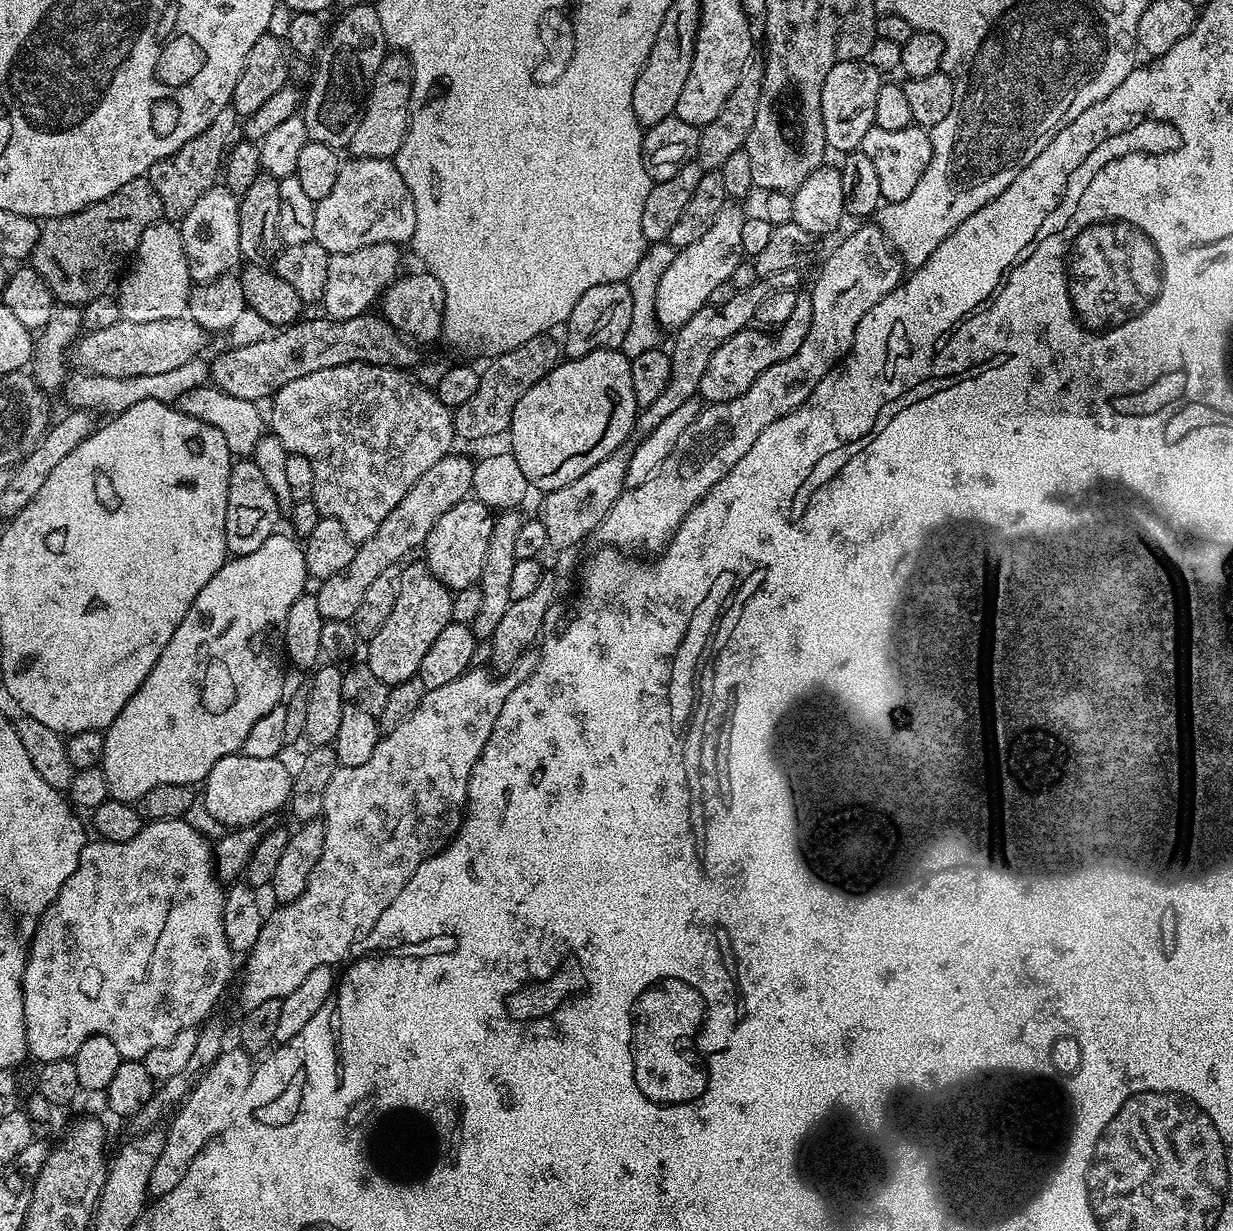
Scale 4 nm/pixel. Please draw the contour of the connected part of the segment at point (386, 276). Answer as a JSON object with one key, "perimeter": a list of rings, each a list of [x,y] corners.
{"perimeter":[[[378,242],[362,246],[362,250],[350,250],[350,254],[329,255],[326,290],[322,307],[334,320],[358,318],[369,311],[372,303],[381,299],[382,293],[397,279],[401,249],[390,242]]]}

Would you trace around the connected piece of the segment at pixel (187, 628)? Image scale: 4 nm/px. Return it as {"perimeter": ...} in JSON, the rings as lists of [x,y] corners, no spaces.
{"perimeter":[[[280,535],[266,538],[254,554],[225,560],[218,574],[194,598],[190,614],[182,618],[182,626],[166,642],[166,650],[154,662],[154,670],[146,674],[146,682],[138,686],[134,698],[122,706],[122,714],[104,732],[102,767],[111,799],[135,802],[146,790],[154,790],[159,784],[199,785],[205,781],[211,762],[239,753],[254,722],[281,703],[285,695],[286,614],[293,599],[301,595],[300,580],[307,581],[309,574],[301,545],[291,535]]]}

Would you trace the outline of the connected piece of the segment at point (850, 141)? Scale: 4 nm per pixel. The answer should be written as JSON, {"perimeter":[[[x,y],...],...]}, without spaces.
{"perimeter":[[[853,58],[846,62],[838,62],[830,74],[826,74],[826,82],[822,82],[822,126],[826,134],[826,142],[831,151],[847,154],[859,149],[862,138],[866,138],[866,130],[874,126],[874,102],[878,98],[878,90],[882,83],[882,73],[868,64],[867,59]]]}

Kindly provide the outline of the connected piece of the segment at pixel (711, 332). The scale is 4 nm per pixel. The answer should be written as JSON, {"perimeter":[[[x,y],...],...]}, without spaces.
{"perimeter":[[[799,268],[778,270],[769,276],[761,276],[754,286],[750,286],[750,290],[736,292],[734,298],[722,302],[722,306],[705,304],[702,310],[698,310],[698,314],[694,314],[694,318],[690,318],[690,322],[675,329],[676,341],[673,342],[672,348],[670,347],[670,382],[666,382],[666,390],[655,402],[639,409],[635,431],[646,434],[654,430],[654,426],[659,426],[668,415],[674,414],[674,410],[678,410],[682,402],[693,399],[700,391],[702,374],[706,374],[706,365],[710,363],[710,358],[714,358],[714,350],[718,350],[718,346],[722,346],[722,342],[726,342],[734,334],[745,331],[755,321],[758,305],[762,303],[762,298],[766,298],[766,294],[774,294],[774,290],[779,288],[799,289],[800,276],[802,272]]]}

